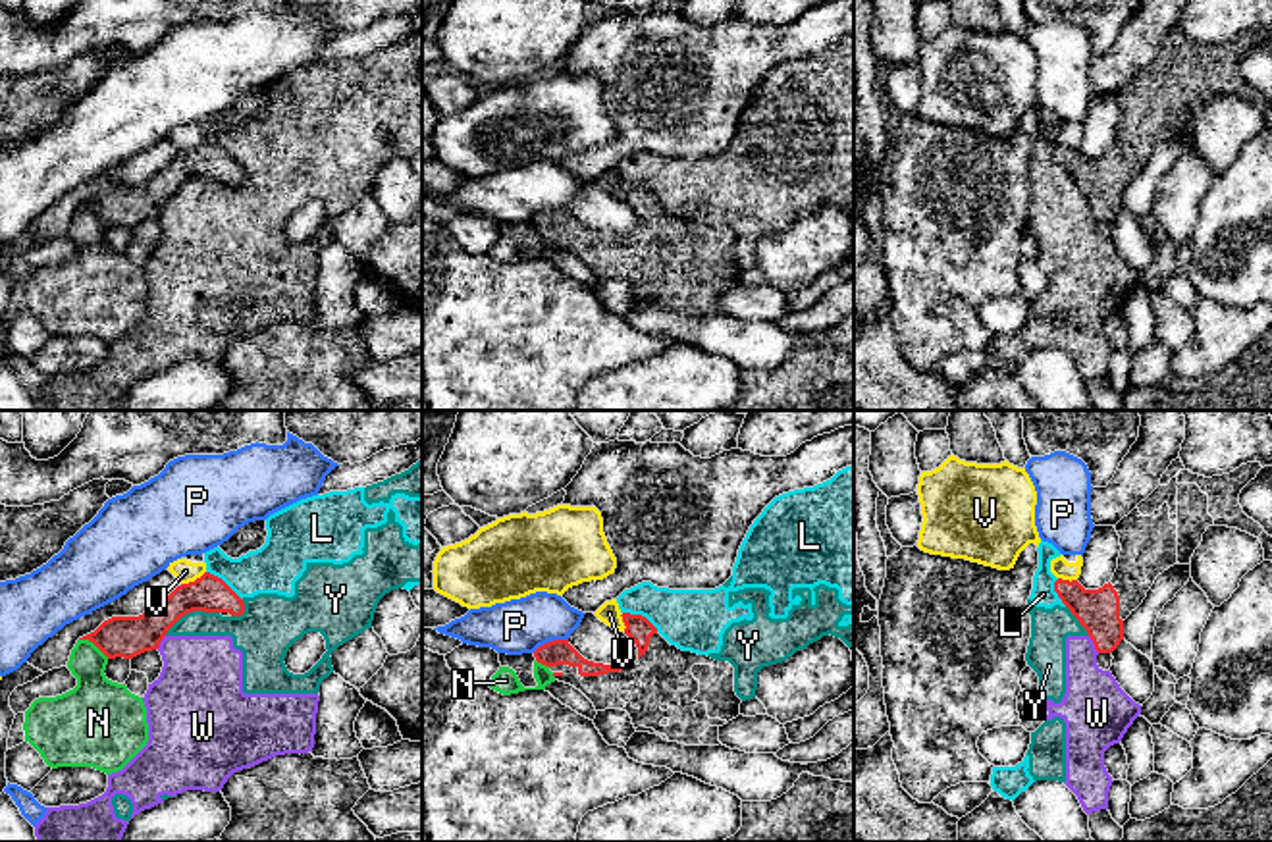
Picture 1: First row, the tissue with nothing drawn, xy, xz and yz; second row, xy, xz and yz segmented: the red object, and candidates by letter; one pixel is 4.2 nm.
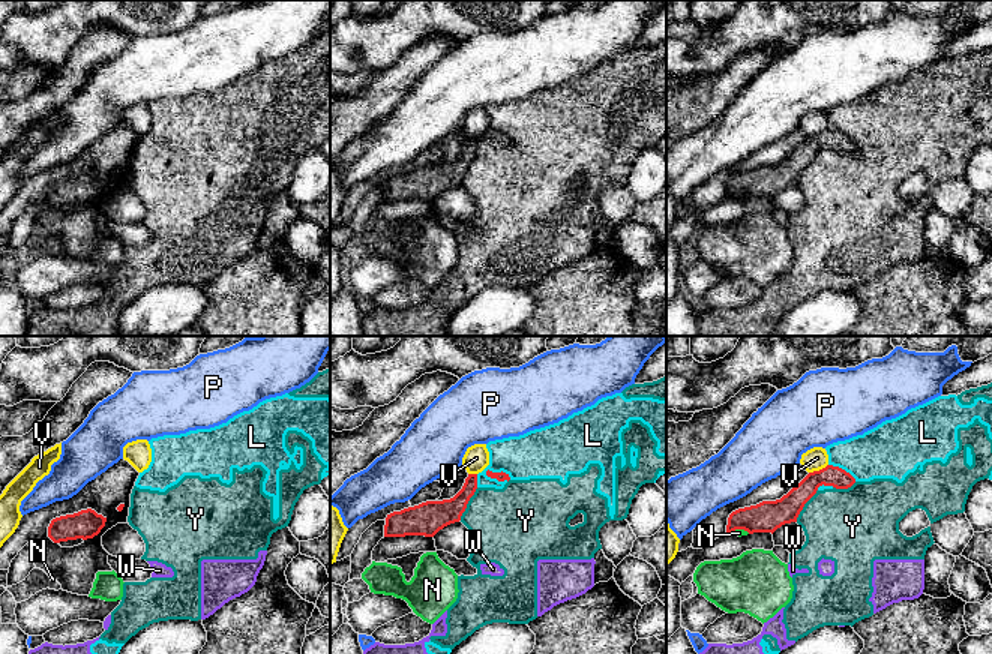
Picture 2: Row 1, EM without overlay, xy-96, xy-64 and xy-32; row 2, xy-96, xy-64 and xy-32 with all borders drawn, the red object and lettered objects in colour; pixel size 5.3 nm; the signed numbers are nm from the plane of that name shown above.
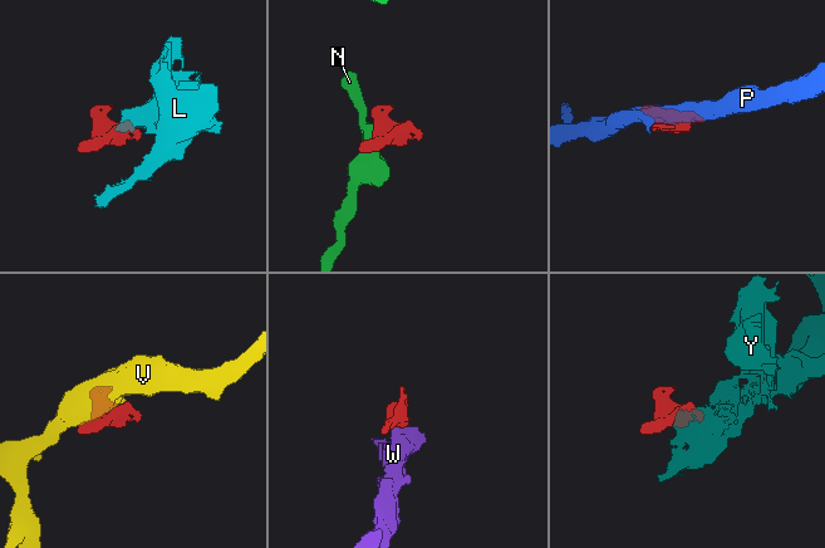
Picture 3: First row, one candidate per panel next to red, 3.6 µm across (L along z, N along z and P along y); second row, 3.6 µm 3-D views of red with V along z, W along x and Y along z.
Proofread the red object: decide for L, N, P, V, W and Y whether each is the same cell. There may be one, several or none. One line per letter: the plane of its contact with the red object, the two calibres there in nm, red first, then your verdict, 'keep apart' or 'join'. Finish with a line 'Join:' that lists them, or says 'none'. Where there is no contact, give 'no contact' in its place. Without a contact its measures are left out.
L: xz | 110/260 nm | keep apart
N: xy | 180/220 nm | keep apart
P: xz | 110/220 nm | keep apart
V: xy | 160/90 nm | keep apart
W: yz | 180/260 nm | keep apart
Y: xy | 160/140 nm | keep apart
Join: none

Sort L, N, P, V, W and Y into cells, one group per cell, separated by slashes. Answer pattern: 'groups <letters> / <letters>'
groups L W Y / N / P / V

